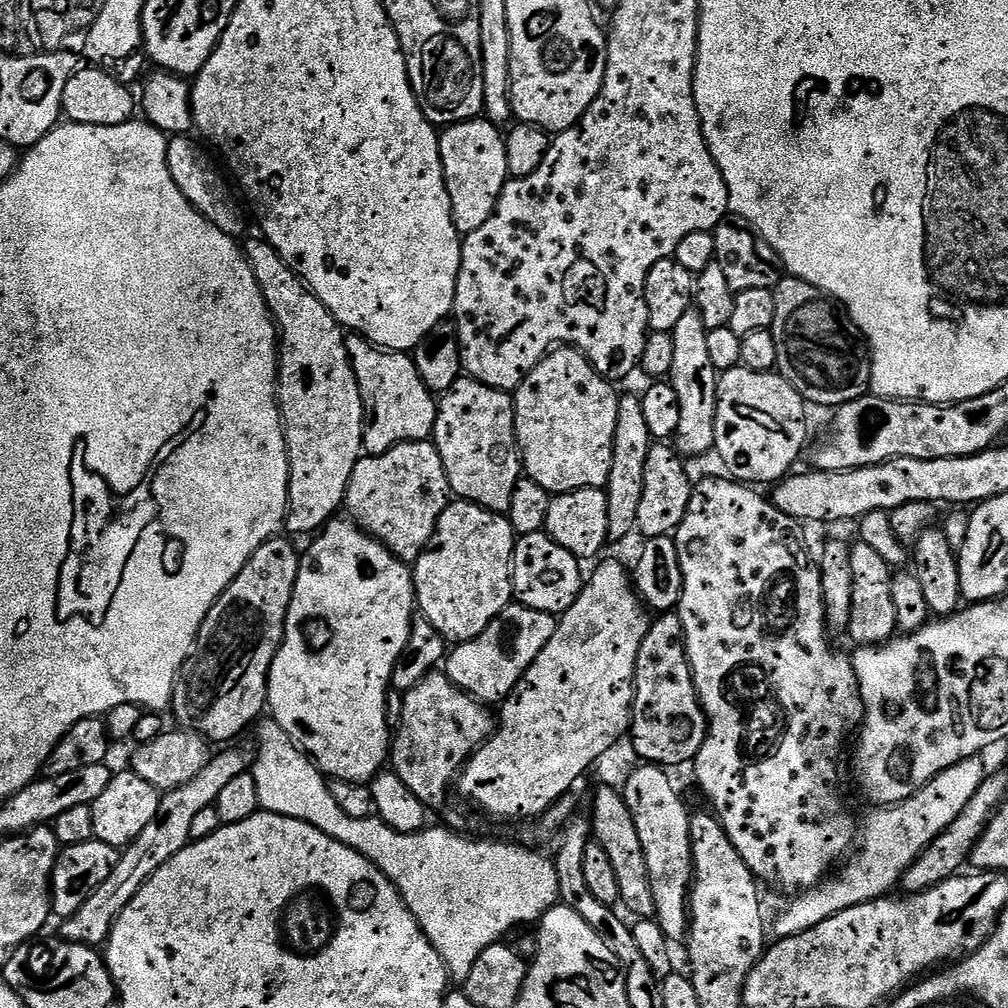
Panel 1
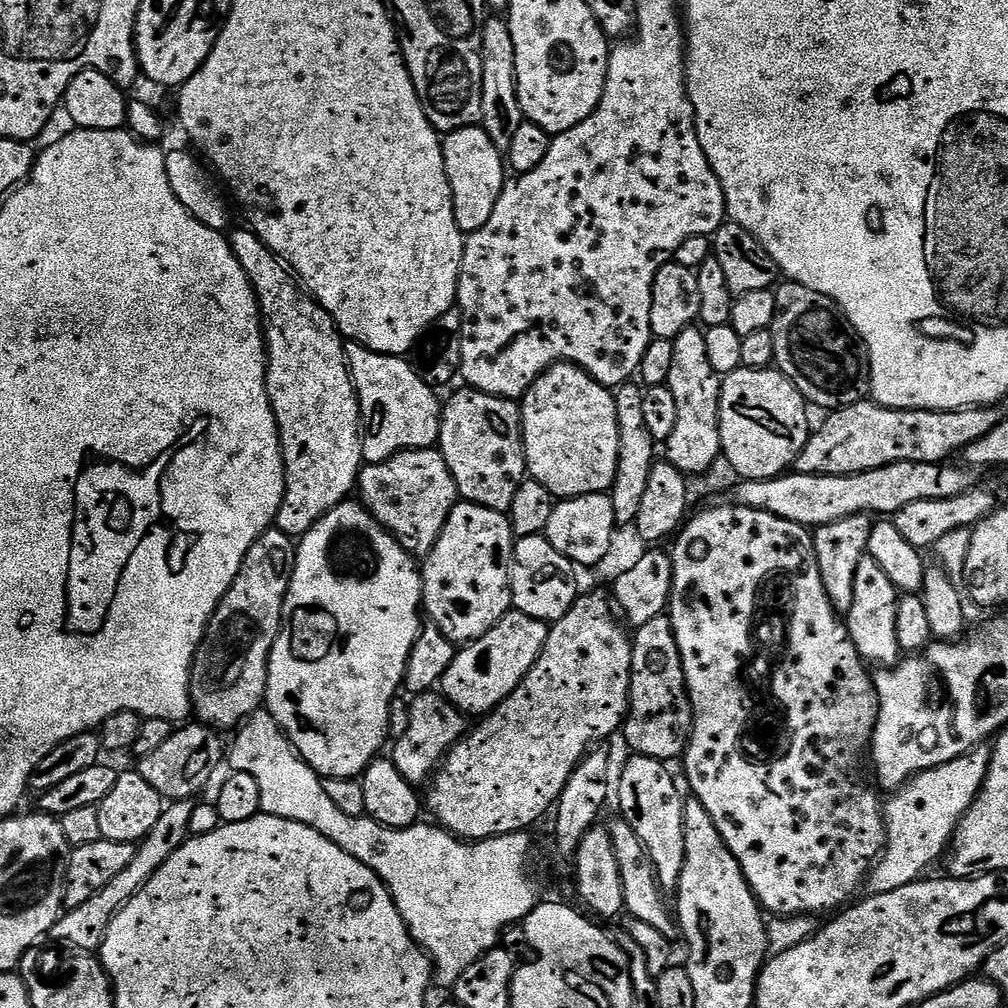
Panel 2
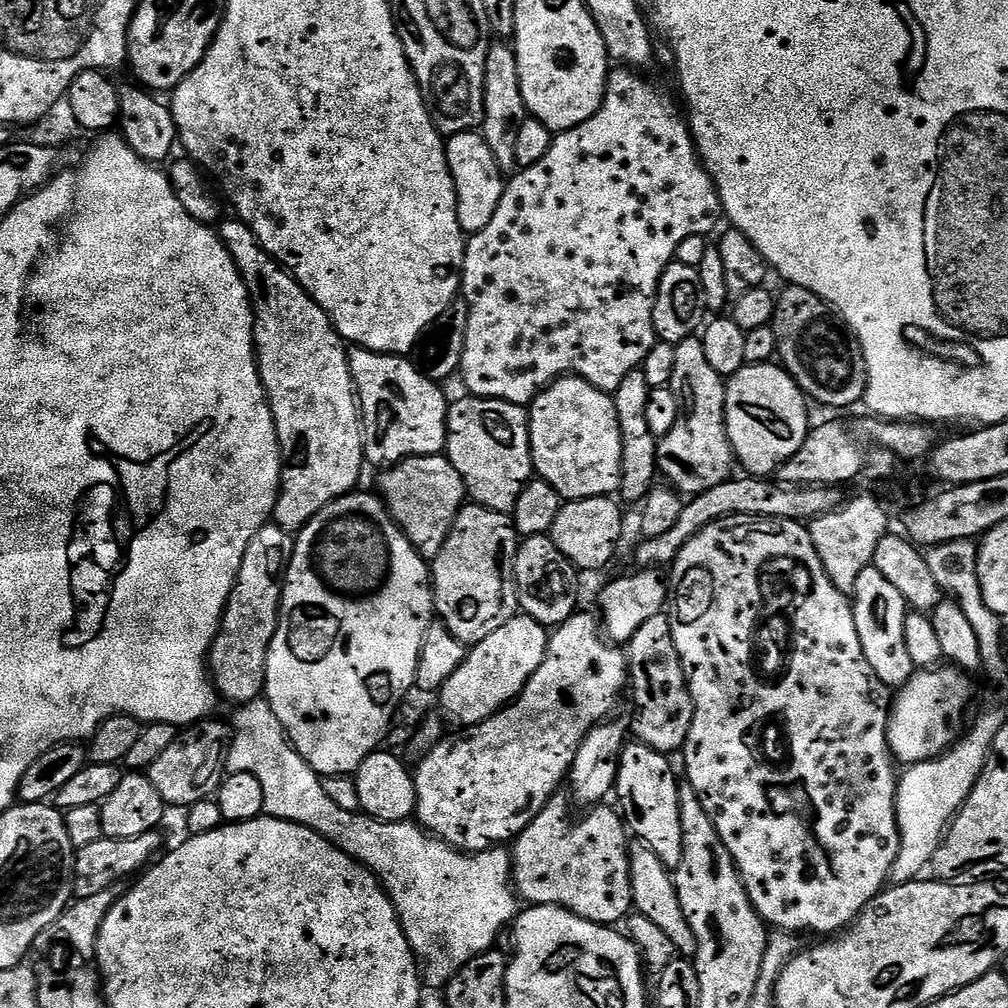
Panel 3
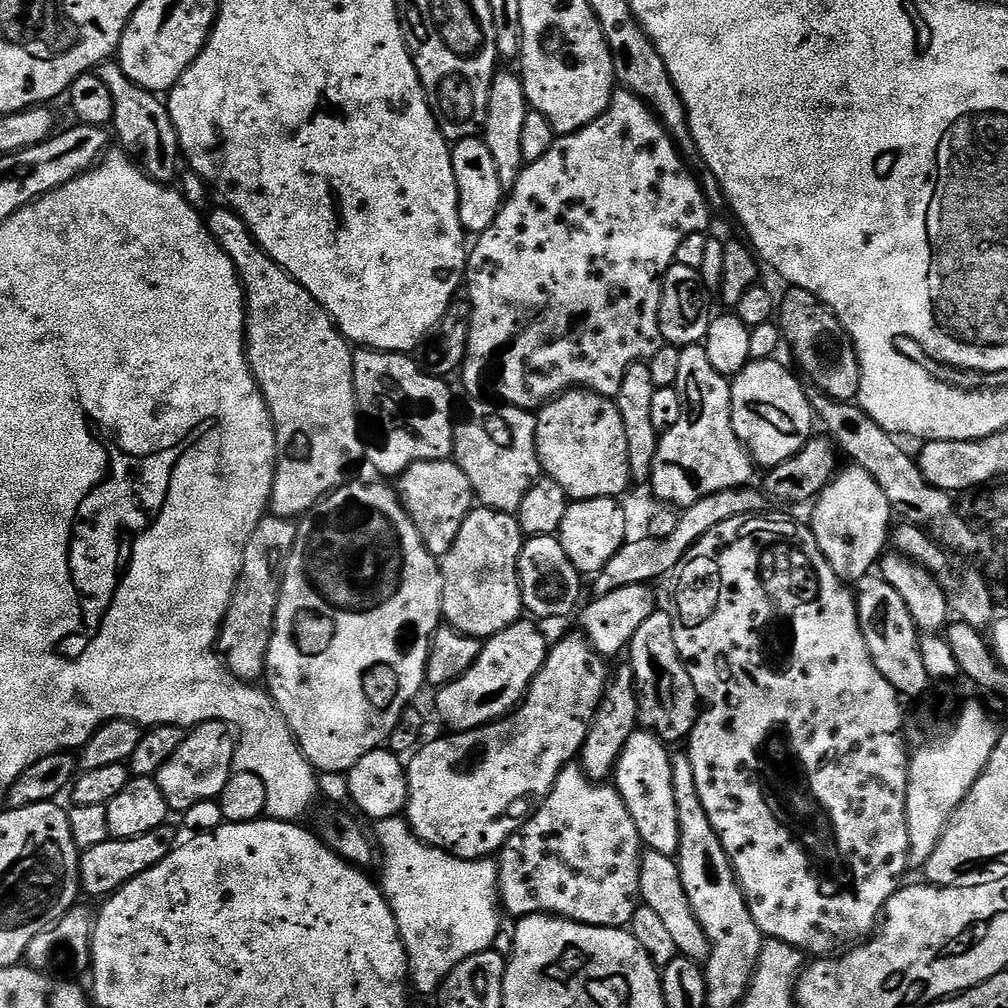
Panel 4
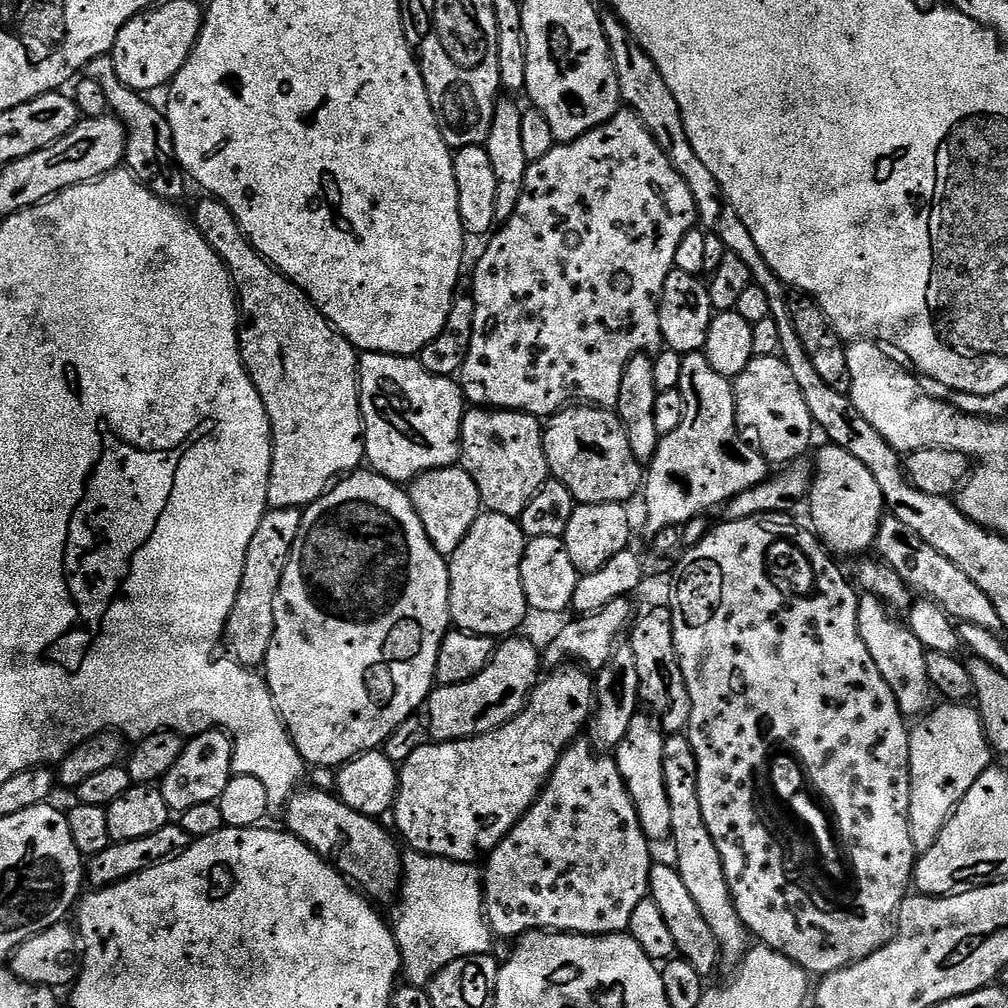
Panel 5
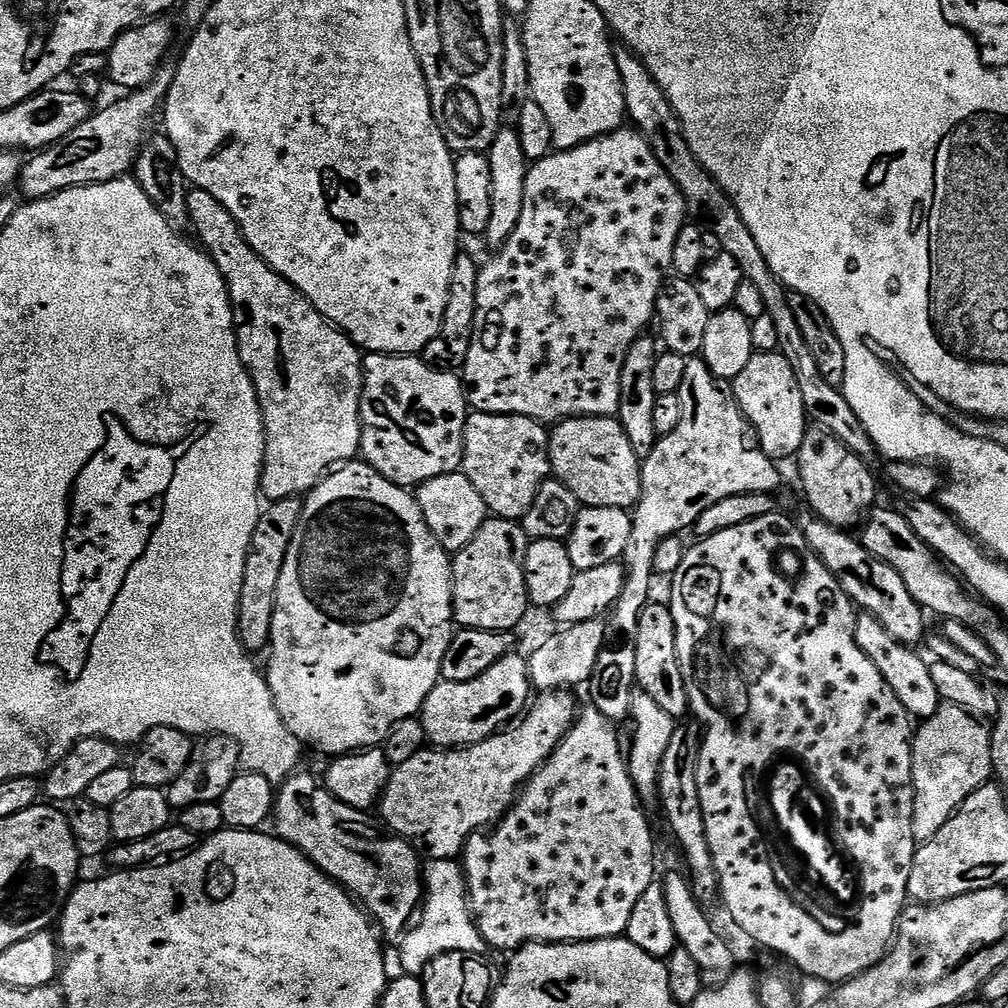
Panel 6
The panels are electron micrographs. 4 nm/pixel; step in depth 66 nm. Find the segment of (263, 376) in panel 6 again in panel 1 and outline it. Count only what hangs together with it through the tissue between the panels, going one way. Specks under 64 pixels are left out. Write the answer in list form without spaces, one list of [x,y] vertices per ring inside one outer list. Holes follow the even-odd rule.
[[[257,238],[248,245],[245,243],[242,251],[254,270],[254,278],[258,278],[258,286],[264,291],[264,301],[278,329],[278,403],[288,447],[286,528],[289,533],[297,532],[300,536],[307,532],[316,534],[339,513],[336,511],[341,511],[350,474],[354,474],[354,466],[360,461],[364,446],[364,403],[348,357],[346,332],[267,240]]]

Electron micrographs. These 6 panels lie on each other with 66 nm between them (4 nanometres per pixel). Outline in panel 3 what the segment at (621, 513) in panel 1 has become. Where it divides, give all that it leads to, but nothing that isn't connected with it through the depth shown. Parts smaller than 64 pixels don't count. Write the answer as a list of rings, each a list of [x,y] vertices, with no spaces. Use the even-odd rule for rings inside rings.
[[[637,370],[622,378],[622,386],[618,386],[614,394],[622,434],[622,478],[618,496],[625,505],[626,503],[639,505],[648,497],[658,480],[656,467],[658,437],[650,434],[650,426],[646,422],[646,398],[650,398],[652,389],[646,382],[643,370]]]

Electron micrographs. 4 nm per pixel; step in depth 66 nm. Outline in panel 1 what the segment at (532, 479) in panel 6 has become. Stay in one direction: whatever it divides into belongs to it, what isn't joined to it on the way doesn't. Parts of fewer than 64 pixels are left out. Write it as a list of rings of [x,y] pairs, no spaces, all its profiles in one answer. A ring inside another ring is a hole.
[[[461,378],[439,397],[431,439],[442,458],[448,487],[461,500],[507,514],[514,486],[522,479],[516,444],[516,406],[509,393],[471,378]]]

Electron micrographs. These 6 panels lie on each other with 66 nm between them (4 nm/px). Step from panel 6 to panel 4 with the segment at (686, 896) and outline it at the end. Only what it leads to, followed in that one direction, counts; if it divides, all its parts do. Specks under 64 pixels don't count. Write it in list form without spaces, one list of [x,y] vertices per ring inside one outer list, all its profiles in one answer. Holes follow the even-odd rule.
[[[651,850],[645,851],[641,855],[640,900],[643,907],[658,913],[660,921],[667,927],[679,955],[697,962],[707,961],[712,943],[706,938],[706,930],[702,930],[702,926],[698,926],[698,918],[694,918],[690,898],[686,898],[686,890],[682,886],[679,863],[673,857]]]

